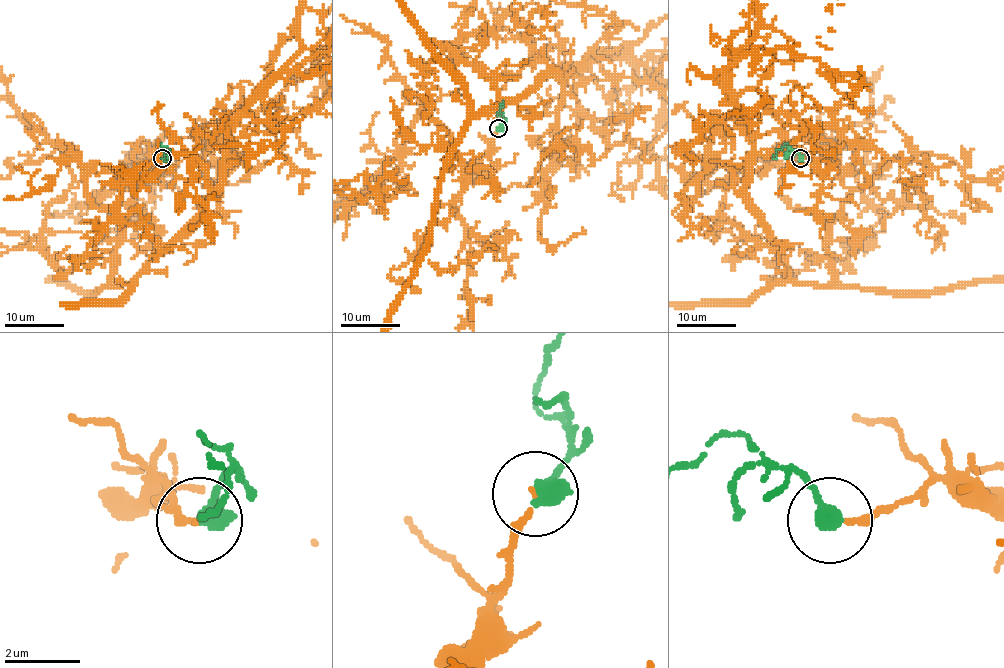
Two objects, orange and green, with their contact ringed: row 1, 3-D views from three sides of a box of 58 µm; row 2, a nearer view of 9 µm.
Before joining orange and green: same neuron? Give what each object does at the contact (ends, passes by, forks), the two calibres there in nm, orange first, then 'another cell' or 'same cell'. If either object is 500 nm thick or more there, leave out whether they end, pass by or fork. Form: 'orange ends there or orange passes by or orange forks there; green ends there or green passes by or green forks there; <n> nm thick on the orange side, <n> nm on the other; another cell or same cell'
120 nm thick on the orange side, 500 nm on the other; same cell

